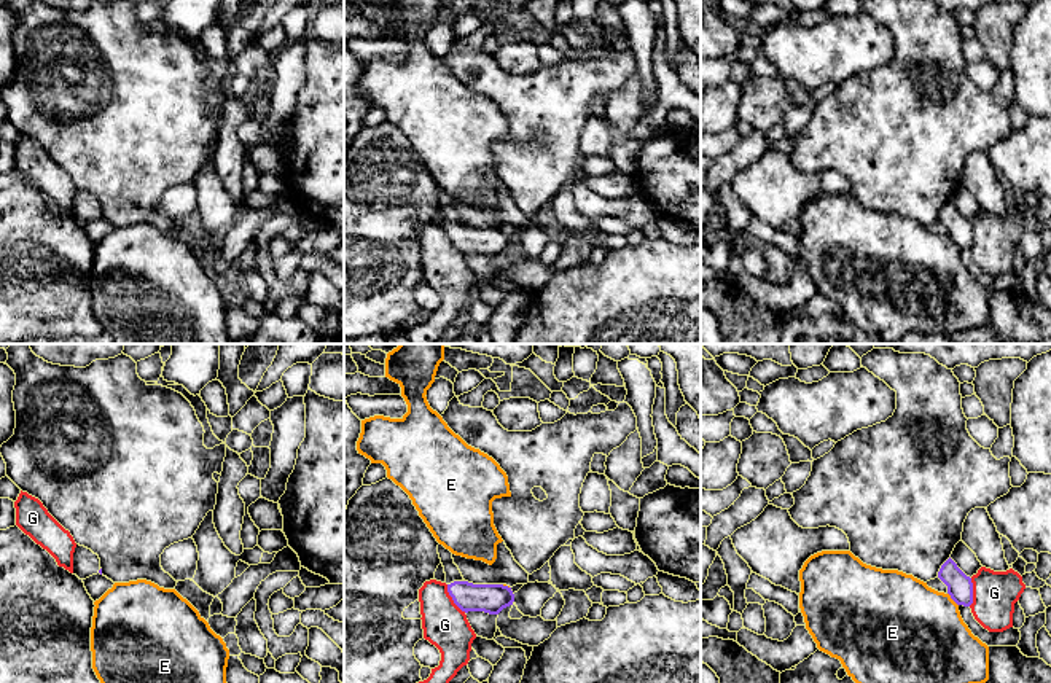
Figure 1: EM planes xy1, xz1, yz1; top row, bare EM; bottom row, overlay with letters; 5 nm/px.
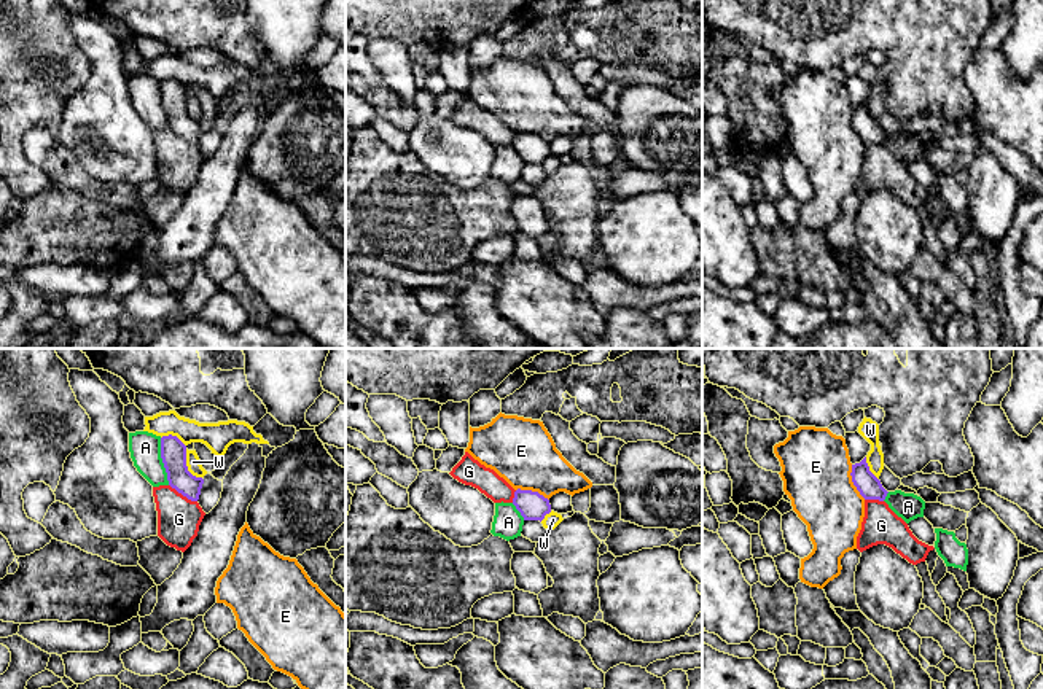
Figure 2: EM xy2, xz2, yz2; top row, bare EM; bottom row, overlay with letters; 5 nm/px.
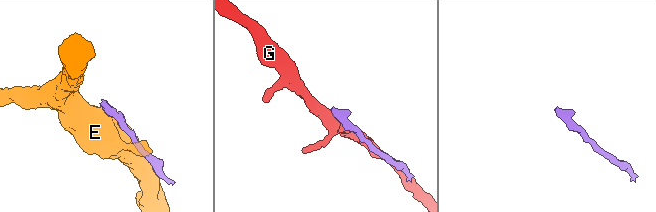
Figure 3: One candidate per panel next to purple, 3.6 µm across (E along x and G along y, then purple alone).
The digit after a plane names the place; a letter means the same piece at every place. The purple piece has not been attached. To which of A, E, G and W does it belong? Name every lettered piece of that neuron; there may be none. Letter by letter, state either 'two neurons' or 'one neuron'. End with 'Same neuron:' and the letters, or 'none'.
A: two neurons
E: two neurons
G: two neurons
W: two neurons
Same neuron: none

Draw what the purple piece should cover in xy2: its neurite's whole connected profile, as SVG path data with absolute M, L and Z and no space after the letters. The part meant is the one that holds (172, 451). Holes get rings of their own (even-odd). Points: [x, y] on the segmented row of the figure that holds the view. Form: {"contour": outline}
{"contour": "M177 436L161 438L161 458L172 489L191 501L197 501L204 484L202 477L196 477L186 466L186 446Z"}

